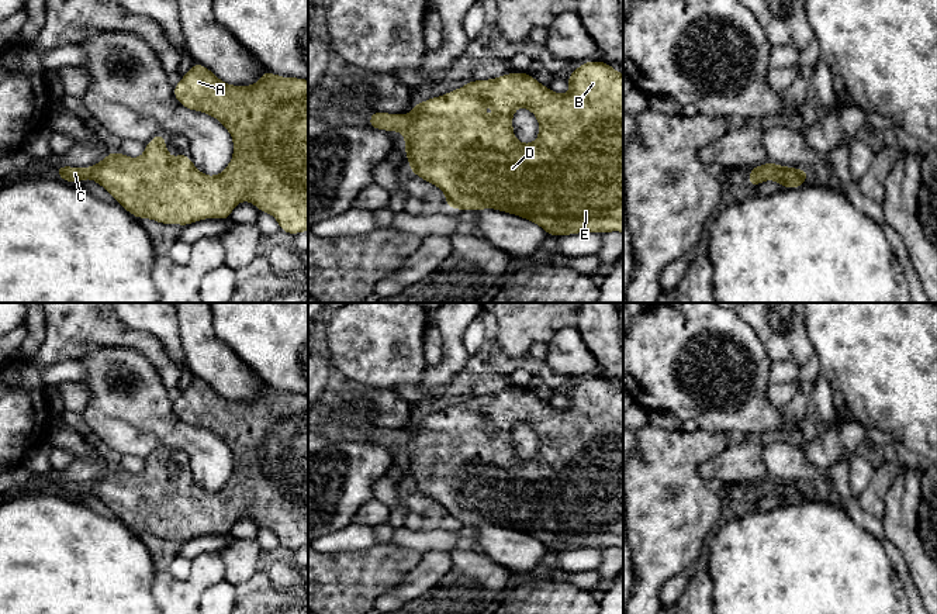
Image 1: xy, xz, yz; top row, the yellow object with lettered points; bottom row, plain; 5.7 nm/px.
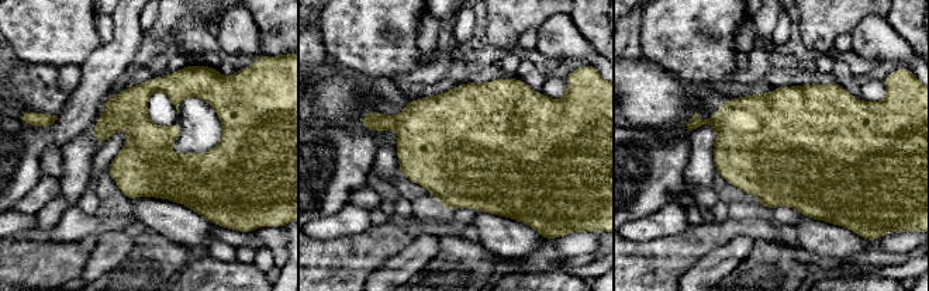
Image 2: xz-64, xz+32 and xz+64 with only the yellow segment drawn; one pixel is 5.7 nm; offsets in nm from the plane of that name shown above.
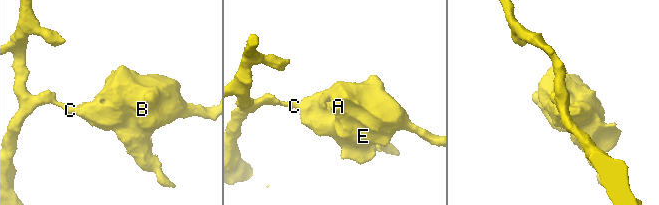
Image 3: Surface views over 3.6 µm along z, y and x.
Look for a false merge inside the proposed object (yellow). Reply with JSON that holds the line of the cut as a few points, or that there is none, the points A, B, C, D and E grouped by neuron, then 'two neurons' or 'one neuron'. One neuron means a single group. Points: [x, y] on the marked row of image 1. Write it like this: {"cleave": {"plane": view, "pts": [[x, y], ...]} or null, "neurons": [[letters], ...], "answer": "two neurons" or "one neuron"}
{"cleave": {"plane": "xz", "pts": [[408, 116], [408, 127], [403, 133]]}, "neurons": [["A", "B", "D", "E"], ["C"]], "answer": "two neurons"}

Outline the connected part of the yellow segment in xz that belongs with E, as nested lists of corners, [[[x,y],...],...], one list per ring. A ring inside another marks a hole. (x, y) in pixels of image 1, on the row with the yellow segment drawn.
[[[591,61],[582,62],[566,77],[566,80],[570,84],[570,93],[559,94],[550,87],[544,87],[529,73],[512,72],[495,79],[470,80],[460,89],[452,90],[439,97],[431,97],[422,103],[415,103],[408,114],[409,123],[404,132],[405,156],[409,162],[411,173],[438,186],[445,193],[446,207],[449,208],[476,211],[485,208],[499,210],[533,221],[542,227],[549,237],[563,237],[578,232],[623,232],[623,75],[616,72],[608,62]],[[484,101],[488,101],[491,108],[495,111],[494,118],[484,115]],[[518,107],[528,108],[539,121],[539,137],[532,144],[522,144],[514,135],[512,117]]]

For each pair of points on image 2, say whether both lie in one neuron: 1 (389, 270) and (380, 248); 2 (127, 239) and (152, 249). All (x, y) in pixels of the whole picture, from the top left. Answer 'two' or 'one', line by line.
1: two
2: two

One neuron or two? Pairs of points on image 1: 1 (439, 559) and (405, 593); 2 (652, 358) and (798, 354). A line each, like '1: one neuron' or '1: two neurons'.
1: one neuron
2: two neurons

